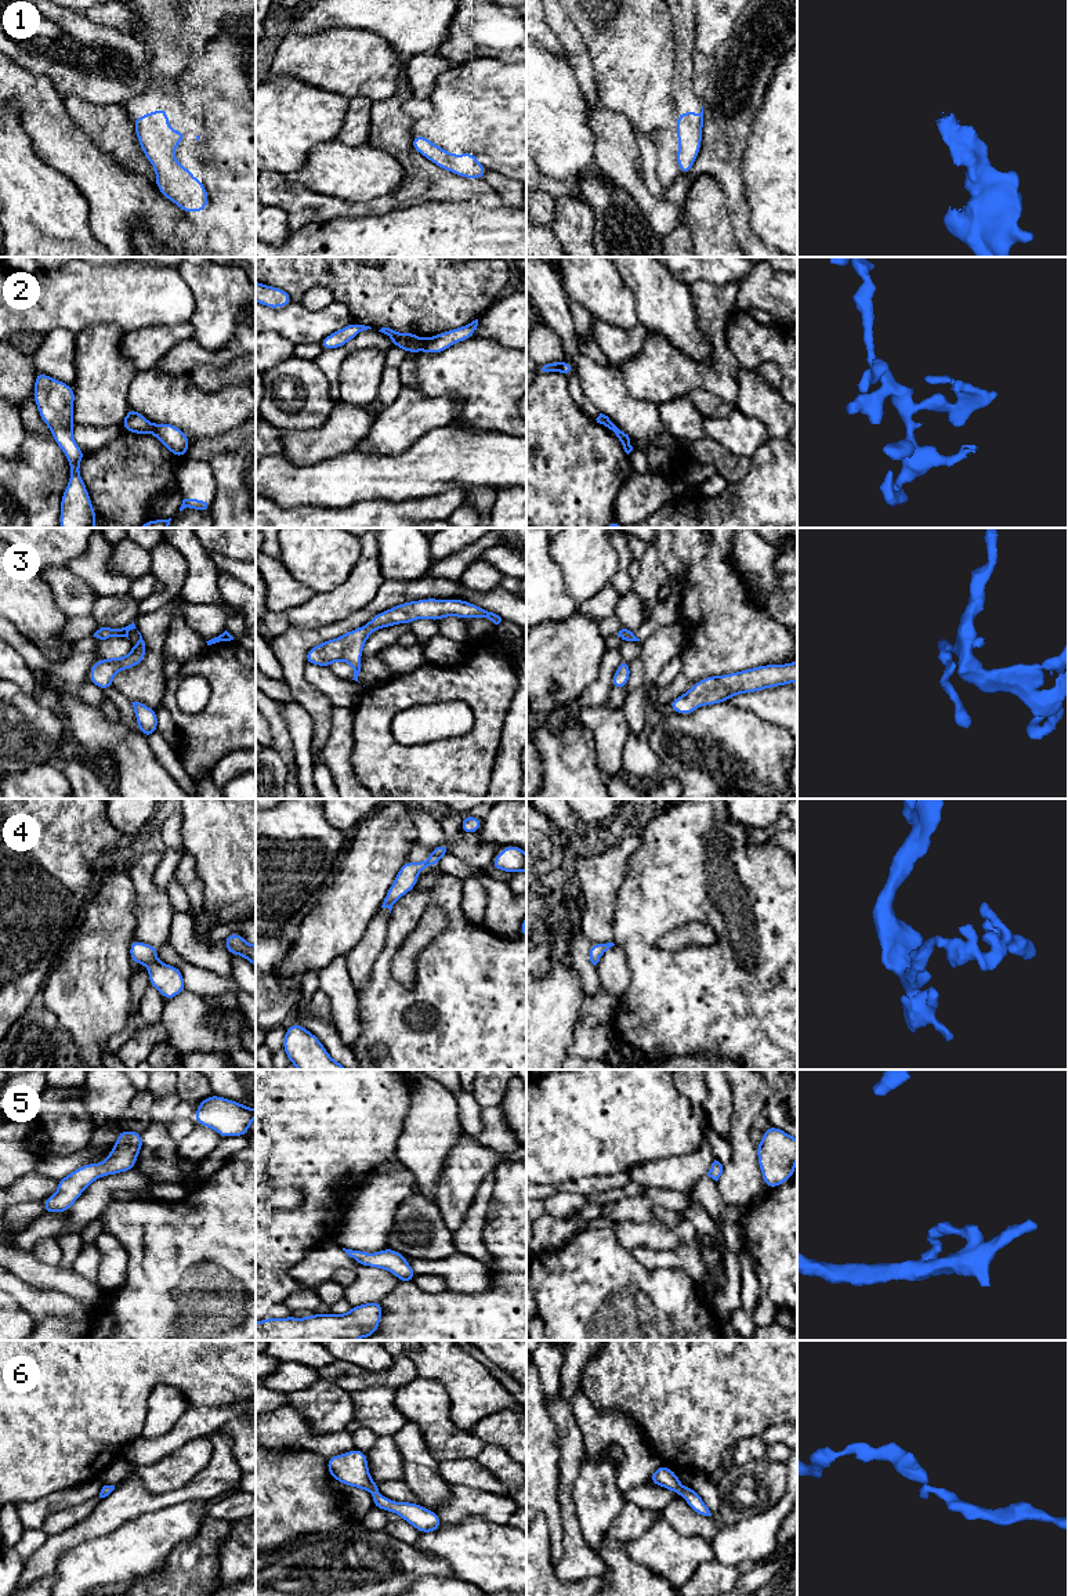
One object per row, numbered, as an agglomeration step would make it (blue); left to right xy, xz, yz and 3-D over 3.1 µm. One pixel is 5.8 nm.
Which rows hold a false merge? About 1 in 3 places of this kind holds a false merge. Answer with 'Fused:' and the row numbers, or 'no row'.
Fused: 2

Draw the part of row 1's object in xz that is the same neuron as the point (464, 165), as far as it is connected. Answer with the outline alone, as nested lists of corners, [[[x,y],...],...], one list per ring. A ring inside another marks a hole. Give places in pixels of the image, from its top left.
[[[413,135],[412,146],[438,167],[455,173],[460,177],[485,178],[486,175],[488,170],[478,163],[478,158],[474,156],[471,152],[453,155],[450,152],[446,152],[437,144],[431,142],[424,135]]]

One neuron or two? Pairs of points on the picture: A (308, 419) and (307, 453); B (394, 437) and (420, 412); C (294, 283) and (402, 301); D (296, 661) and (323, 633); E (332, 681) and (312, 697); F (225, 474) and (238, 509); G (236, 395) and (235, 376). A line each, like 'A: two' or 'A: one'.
A: two
B: one
C: one
D: one
E: two
F: one
G: two

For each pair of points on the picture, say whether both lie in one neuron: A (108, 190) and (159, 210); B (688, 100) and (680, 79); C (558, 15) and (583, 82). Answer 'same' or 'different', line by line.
A: same
B: same
C: same

